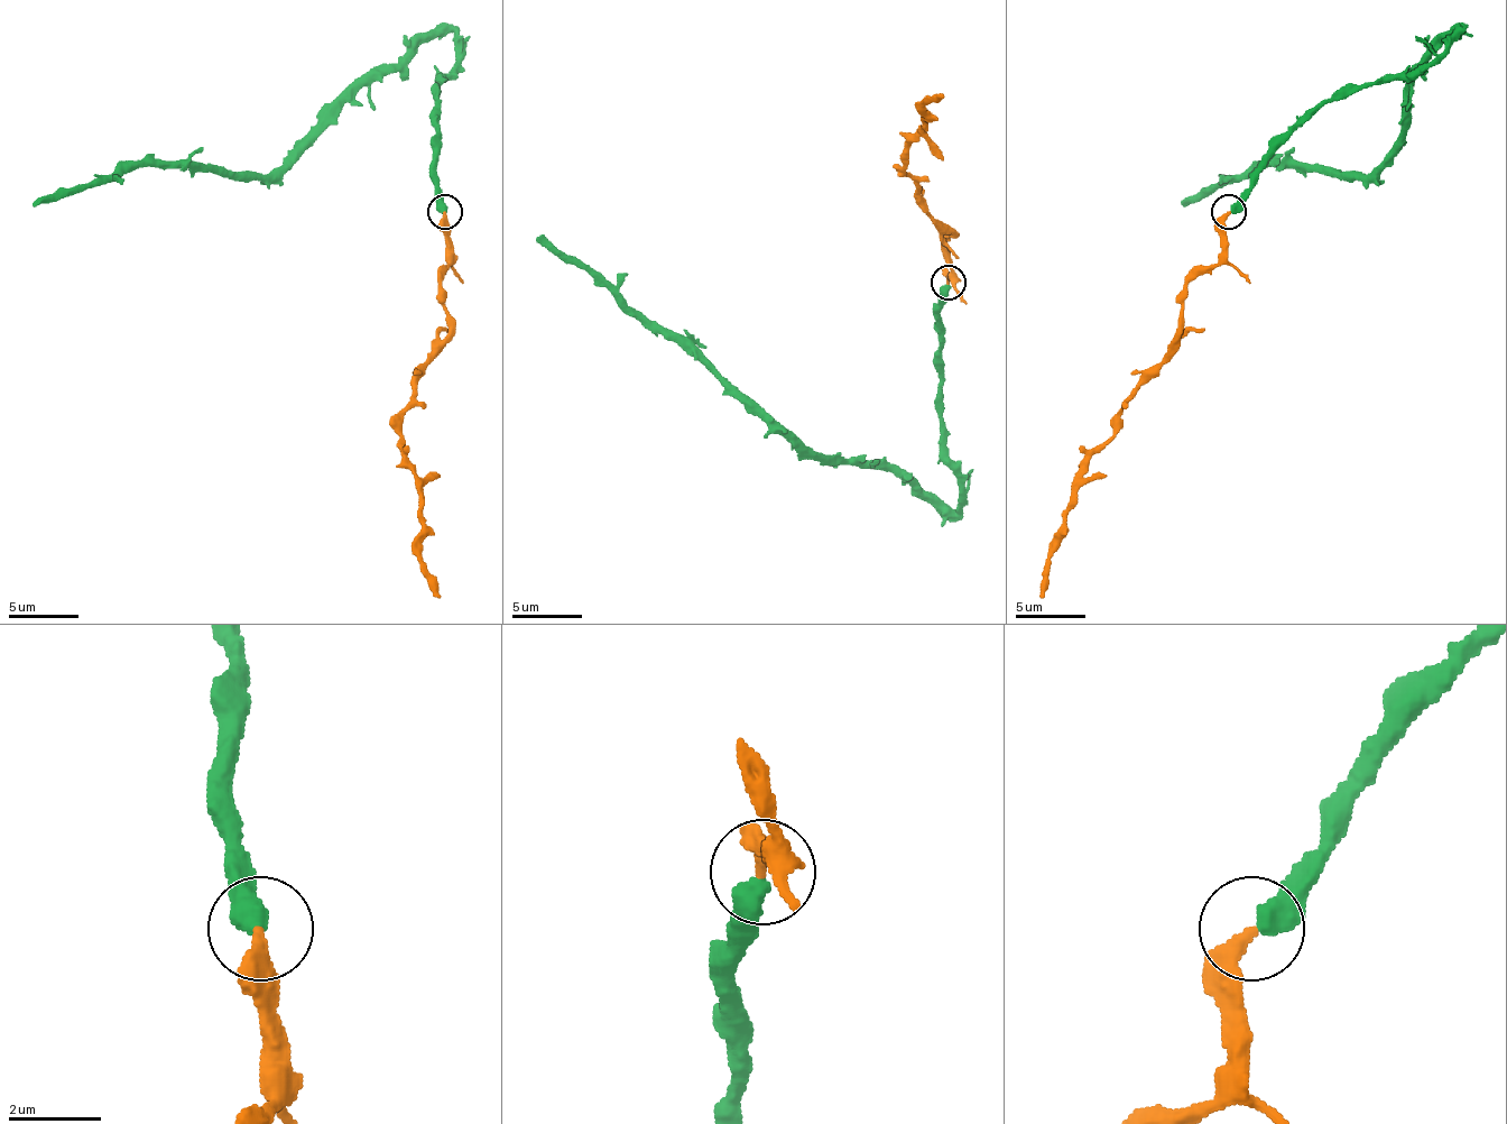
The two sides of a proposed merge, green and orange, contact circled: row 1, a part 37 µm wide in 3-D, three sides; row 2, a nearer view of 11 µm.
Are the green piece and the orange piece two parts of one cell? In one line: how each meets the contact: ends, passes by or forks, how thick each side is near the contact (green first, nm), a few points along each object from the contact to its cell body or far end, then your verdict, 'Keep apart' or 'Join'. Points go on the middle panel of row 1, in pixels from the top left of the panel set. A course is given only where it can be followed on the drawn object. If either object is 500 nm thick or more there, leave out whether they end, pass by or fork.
Thickness 550 nm (green) against 340 nm. Course of green: (948, 283), (941, 423), (958, 507), (937, 510), (898, 476), (815, 461), (721, 377), (536, 238). Course of orange: (948, 283), (944, 241), (951, 235), (906, 172), (906, 150), (923, 134), (923, 106), (944, 94). Join

